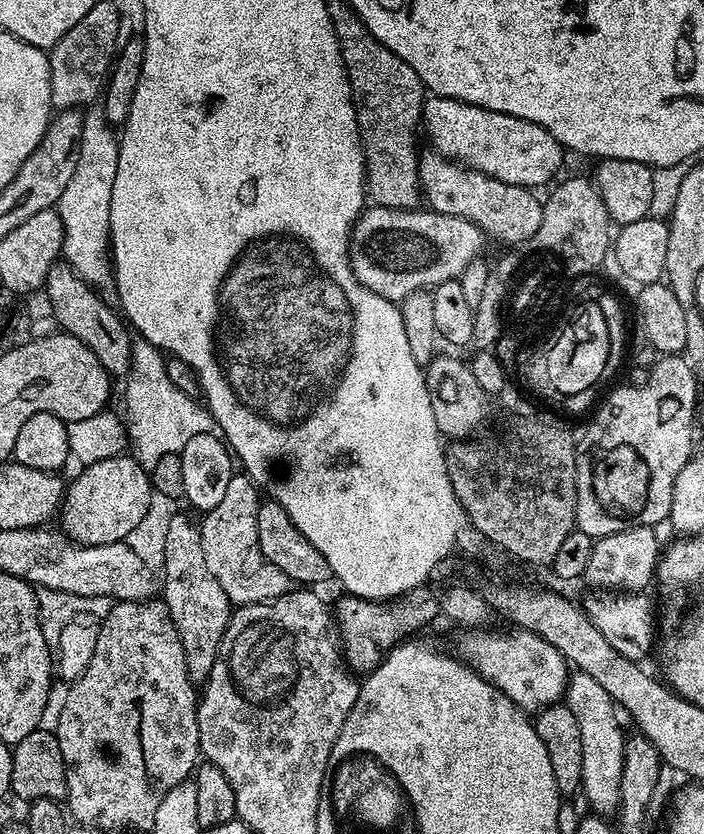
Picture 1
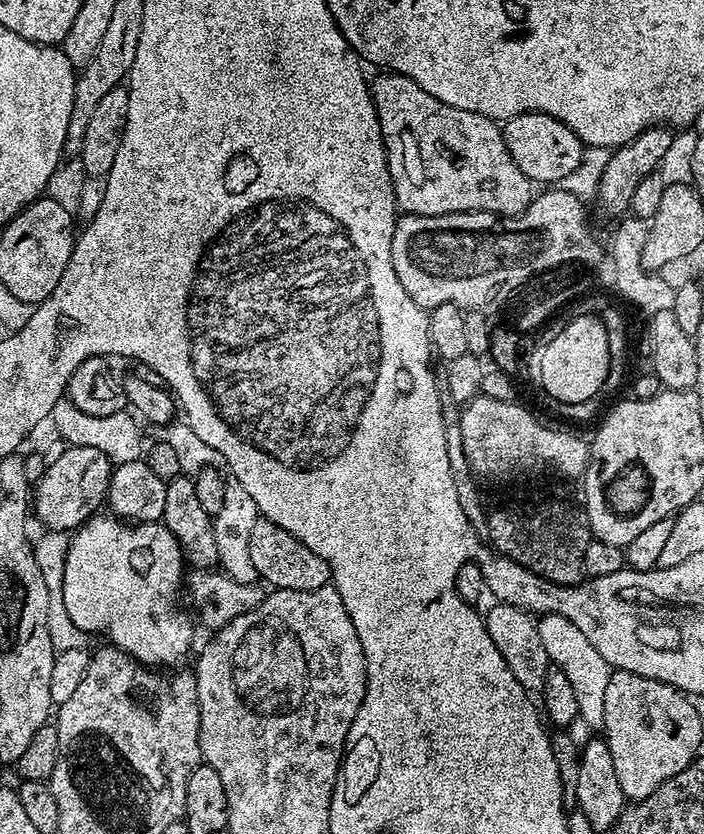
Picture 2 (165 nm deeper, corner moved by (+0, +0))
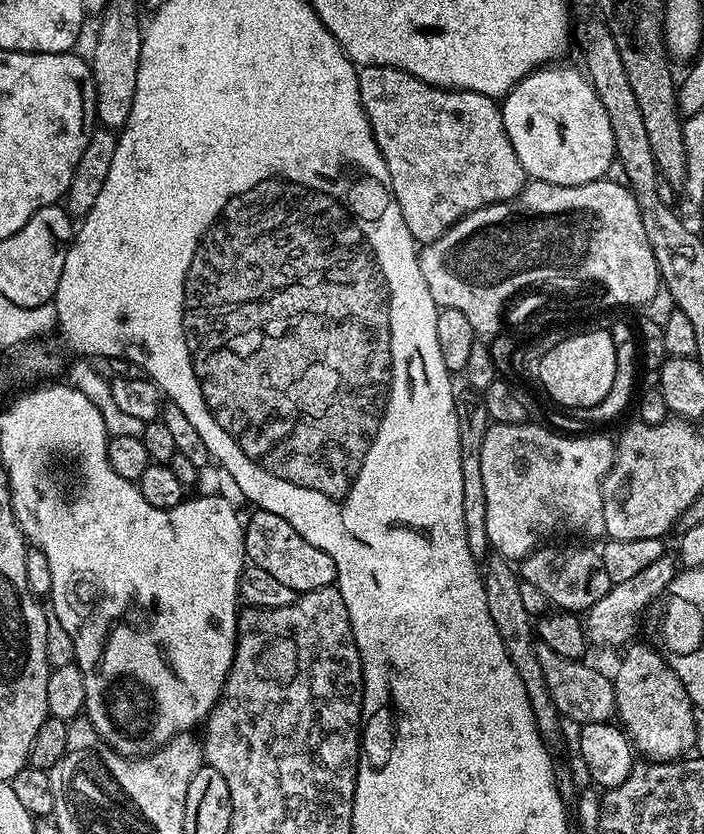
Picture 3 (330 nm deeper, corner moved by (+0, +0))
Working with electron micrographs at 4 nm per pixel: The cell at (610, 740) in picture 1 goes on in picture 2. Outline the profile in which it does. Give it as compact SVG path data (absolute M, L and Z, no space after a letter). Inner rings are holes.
M545 613L539 617L537 624L549 661L560 668L570 681L570 686L574 690L574 699L578 702L579 719L582 724L584 720L588 728L603 729L606 686L609 685L614 670L602 654L591 645L589 638L579 630L577 624L570 622L564 615Z

